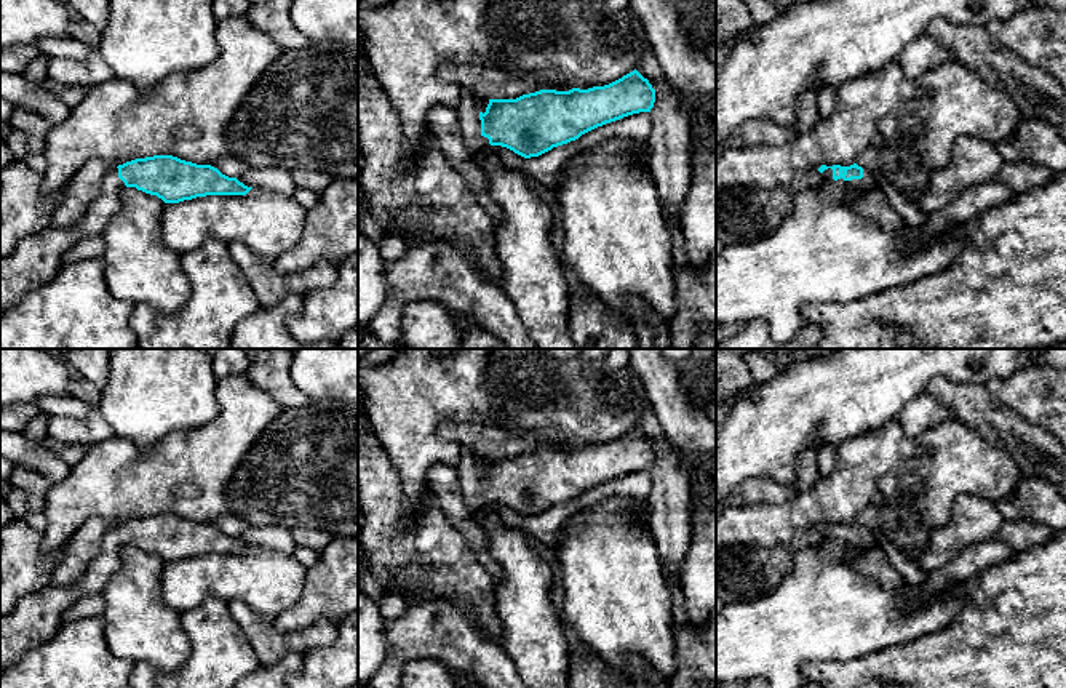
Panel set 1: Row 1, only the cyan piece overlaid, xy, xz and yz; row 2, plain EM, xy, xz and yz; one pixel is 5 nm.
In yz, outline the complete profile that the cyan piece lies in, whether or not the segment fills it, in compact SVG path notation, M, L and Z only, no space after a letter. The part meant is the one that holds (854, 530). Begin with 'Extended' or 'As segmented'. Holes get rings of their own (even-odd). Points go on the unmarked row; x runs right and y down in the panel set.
Extended. M857 522L850 525L821 523L818 530L825 538L837 539L841 544L850 547L855 552L853 558L849 558L849 565L858 570L861 574L873 578L882 587L897 590L903 584L903 578L890 565L882 547L876 542L874 533Z

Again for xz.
Extended. M634 427L604 445L540 448L516 458L489 458L484 472L478 469L476 456L463 448L455 470L470 510L502 504L531 517L606 482L650 470L654 461L655 448Z

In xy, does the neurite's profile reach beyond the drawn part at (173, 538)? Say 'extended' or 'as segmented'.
extended

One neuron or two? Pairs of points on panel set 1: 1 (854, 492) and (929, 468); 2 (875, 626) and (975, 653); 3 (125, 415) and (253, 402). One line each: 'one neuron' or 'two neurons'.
1: two neurons
2: two neurons
3: two neurons

